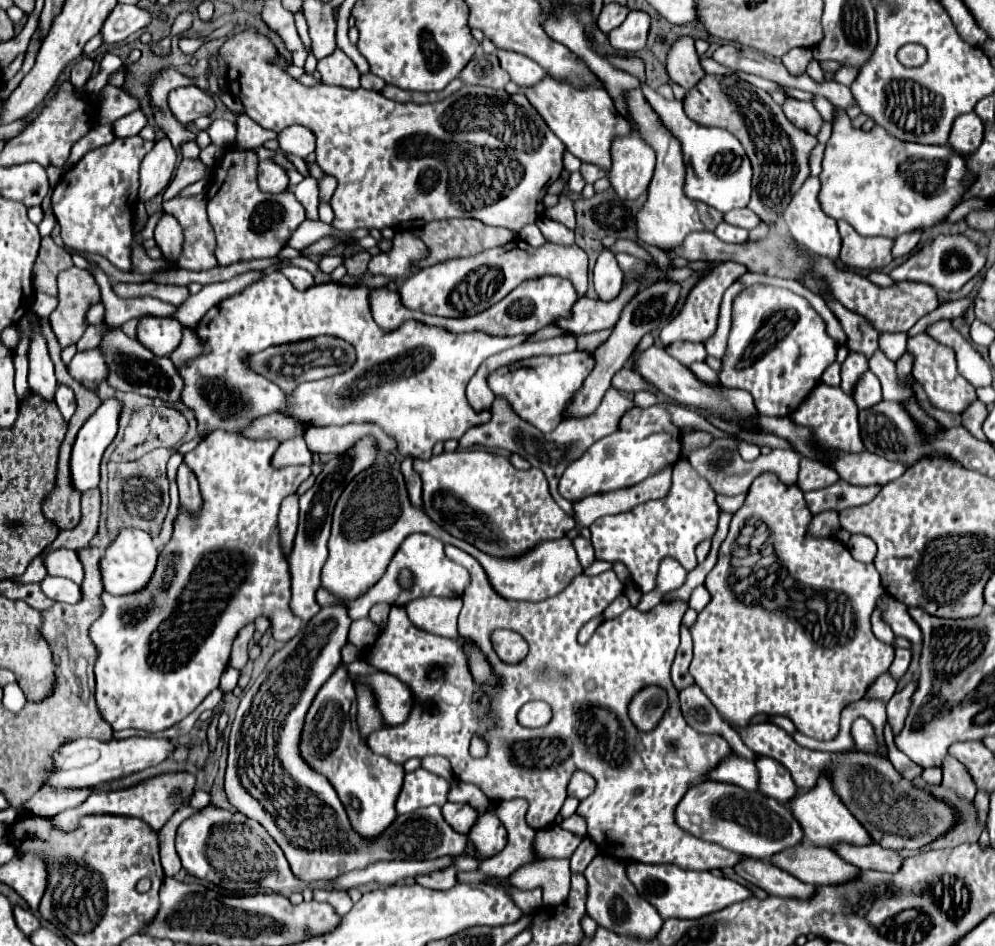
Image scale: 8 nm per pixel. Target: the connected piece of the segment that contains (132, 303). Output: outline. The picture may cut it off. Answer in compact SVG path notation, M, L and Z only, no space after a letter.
M73 255L73 263L77 267L83 267L83 269L93 269L93 275L95 275L95 281L99 283L101 287L101 303L105 305L105 323L107 325L113 325L113 327L119 327L123 325L125 321L133 319L133 317L143 317L143 315L173 315L179 307L175 305L169 305L169 303L163 303L163 301L157 301L153 297L137 297L137 299L119 299L113 289L111 289L111 283L109 283L109 277L97 267L97 265L91 265L87 263L87 259L79 257L79 255Z

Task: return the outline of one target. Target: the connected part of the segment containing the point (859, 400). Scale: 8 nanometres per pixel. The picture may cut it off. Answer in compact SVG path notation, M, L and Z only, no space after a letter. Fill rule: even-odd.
M865 371L865 375L857 381L857 387L853 389L853 399L859 409L867 409L867 407L873 407L875 403L879 403L881 401L881 383L879 383L877 375L873 375L871 371Z

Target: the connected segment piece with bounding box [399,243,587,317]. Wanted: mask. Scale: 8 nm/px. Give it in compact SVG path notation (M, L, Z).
M545 243L539 249L505 249L495 247L489 251L483 251L481 255L461 257L461 259L449 259L425 269L419 269L413 277L405 279L399 287L399 295L405 307L417 309L429 315L439 317L467 317L477 315L491 305L499 303L503 297L507 297L517 285L529 279L539 279L545 275L557 275L563 279L569 279L577 291L579 297L587 293L587 255L577 245L553 245Z

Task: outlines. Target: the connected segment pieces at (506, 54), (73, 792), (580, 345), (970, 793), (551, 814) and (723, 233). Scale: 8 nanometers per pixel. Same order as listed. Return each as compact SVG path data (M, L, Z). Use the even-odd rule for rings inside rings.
M499 49L497 57L501 67L511 75L511 81L523 89L537 85L545 77L545 71L541 71L541 67L535 61L531 61L521 53Z
M43 787L41 791L37 791L29 799L25 809L31 811L31 813L39 813L39 815L57 815L65 809L75 807L77 803L83 803L91 793L93 793L91 787L87 787L87 789L79 789L79 787L65 787L65 789Z
M597 331L597 333L589 333L589 335L575 335L577 339L577 349L583 349L587 353L593 353L593 349L597 349L599 345L605 343L605 339L609 337L609 331Z
M945 757L943 761L943 781L941 785L947 787L947 789L953 789L959 797L967 799L969 803L973 803L975 799L975 785L973 785L973 779L969 777L969 773L963 769L963 765L957 761L957 759L951 759L951 757Z
M445 545L445 555L451 561L463 565L471 573L471 585L461 596L463 606L458 616L459 631L462 637L472 639L479 649L483 649L483 653L489 659L493 659L493 667L503 677L501 687L499 691L493 689L493 701L489 701L489 711L481 713L481 703L477 699L473 703L473 693L477 693L481 685L475 685L471 679L461 644L449 638L421 631L409 621L405 607L391 607L387 627L377 637L371 651L365 653L365 659L379 671L399 677L403 683L411 687L413 695L421 703L427 703L427 705L417 705L419 713L411 713L411 719L405 721L403 725L387 727L377 707L377 697L373 695L373 689L361 681L355 681L357 703L359 703L355 721L359 727L359 735L363 741L367 741L367 735L375 731L369 737L369 749L377 755L387 757L393 763L405 763L411 757L429 757L429 755L447 757L453 767L455 779L477 785L491 801L503 801L503 799L515 799L515 797L525 799L529 803L527 823L533 829L543 829L545 825L551 825L555 821L561 801L563 801L563 789L567 787L569 777L579 769L579 771L589 773L597 781L597 787L593 795L589 797L589 837L595 841L601 853L623 859L623 861L677 863L679 867L693 869L693 871L713 871L713 869L723 869L723 867L735 867L737 863L741 863L745 859L743 855L727 851L717 843L689 835L689 831L681 829L675 823L675 809L677 809L677 803L683 799L685 791L707 781L709 773L715 771L725 761L725 757L731 755L731 749L727 747L723 737L699 735L695 729L691 729L685 723L679 709L679 697L677 697L679 693L669 681L669 667L679 647L679 627L687 611L687 603L683 603L681 599L675 599L669 603L659 603L647 613L631 607L623 615L611 621L603 621L597 627L595 635L585 645L579 645L577 631L589 619L601 615L603 609L615 597L623 593L623 583L617 579L615 571L605 571L595 577L581 573L577 575L577 579L573 579L573 583L569 583L569 587L565 587L565 591L561 591L561 595L543 599L539 603L527 603L527 601L511 601L497 595L497 591L493 591L493 585L485 577L485 569L469 553L453 545ZM495 629L511 629L529 643L529 653L521 663L511 665L511 663L503 663L497 657L491 645L491 633ZM437 665L443 667L443 675L437 679L431 679L429 669ZM599 681L609 681L611 685L601 687L603 683ZM645 685L661 685L667 691L669 707L675 707L675 713L665 713L659 725L651 733L641 733L629 727L623 719L621 721L613 719L615 723L611 727L613 701L629 701ZM529 701L545 701L547 705L551 705L551 711L553 711L551 723L539 729L521 727L517 723L517 711ZM475 731L485 733L485 737L489 739L489 755L483 759L475 759L469 755L469 741Z
M723 221L723 223L717 225L715 233L717 233L717 237L719 237L721 241L725 241L725 243L745 243L749 231L747 231L747 229L733 227L733 225L729 225L729 223Z

